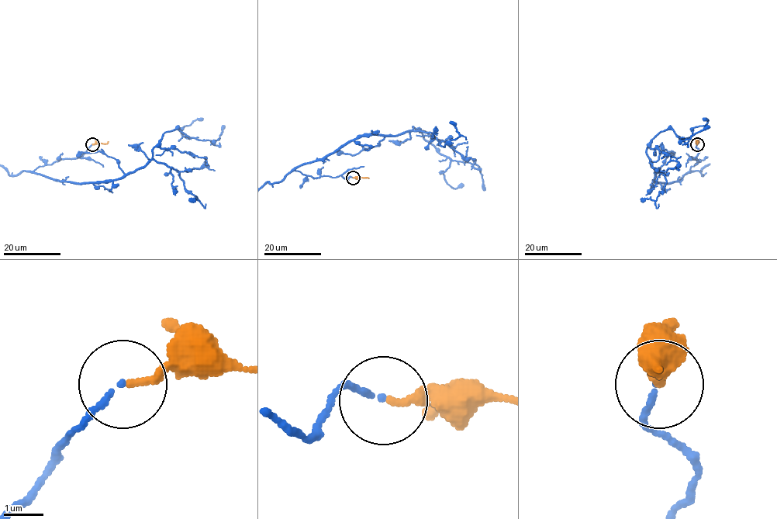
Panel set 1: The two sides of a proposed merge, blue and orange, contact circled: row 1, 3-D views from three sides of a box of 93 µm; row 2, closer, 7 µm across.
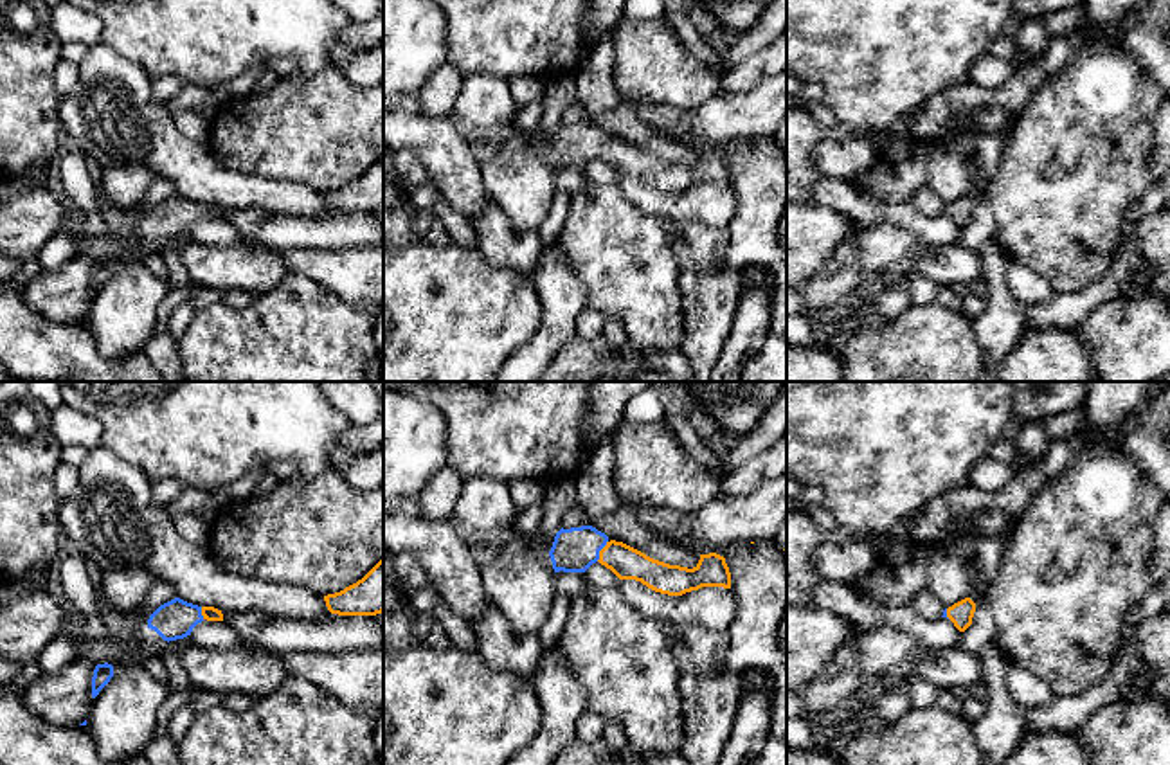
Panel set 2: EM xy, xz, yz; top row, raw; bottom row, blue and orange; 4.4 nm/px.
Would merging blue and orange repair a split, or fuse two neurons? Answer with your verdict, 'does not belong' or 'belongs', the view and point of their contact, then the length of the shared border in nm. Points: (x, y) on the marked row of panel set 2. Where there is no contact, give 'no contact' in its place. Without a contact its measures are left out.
belongs; meets blue in xz at (600, 549); contact 110 nm long

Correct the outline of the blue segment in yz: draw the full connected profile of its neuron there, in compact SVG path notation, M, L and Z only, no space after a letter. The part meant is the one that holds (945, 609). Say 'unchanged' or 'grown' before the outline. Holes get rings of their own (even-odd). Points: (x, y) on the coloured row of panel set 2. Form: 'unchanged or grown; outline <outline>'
grown; outline M965 598L945 608L941 617L949 617L959 632L965 632L972 625L974 612L976 603Z

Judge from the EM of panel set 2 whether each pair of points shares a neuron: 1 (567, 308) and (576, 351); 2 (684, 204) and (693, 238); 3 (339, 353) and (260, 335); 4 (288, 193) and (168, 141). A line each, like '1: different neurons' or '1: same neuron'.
1: different neurons
2: different neurons
3: same neuron
4: same neuron

